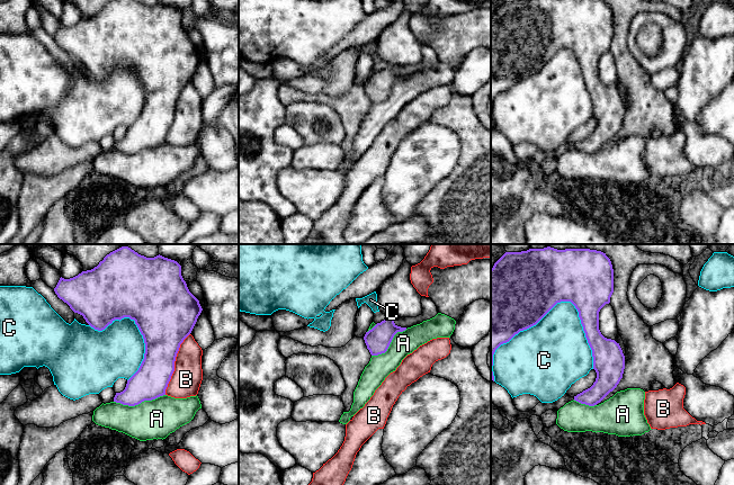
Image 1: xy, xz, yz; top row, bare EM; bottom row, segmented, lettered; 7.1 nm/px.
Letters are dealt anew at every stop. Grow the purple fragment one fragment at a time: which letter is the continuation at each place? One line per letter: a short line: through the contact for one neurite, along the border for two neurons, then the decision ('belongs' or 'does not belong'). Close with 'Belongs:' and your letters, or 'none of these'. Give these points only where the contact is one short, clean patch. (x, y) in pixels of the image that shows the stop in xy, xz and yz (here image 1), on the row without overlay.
A: line xy (164, 142), (134, 153), (114, 150); does not belong
B: does not belong
C: does not belong
Belongs: none of these

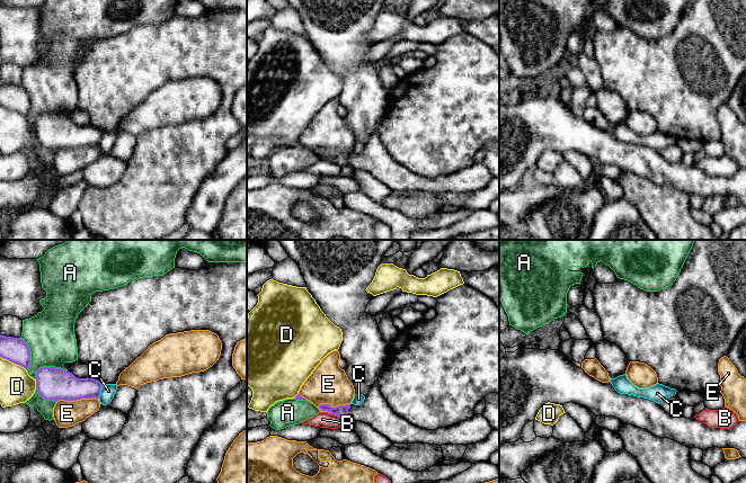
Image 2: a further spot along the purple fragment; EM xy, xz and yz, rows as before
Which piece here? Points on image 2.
A: does not belong
B: line xz (329, 161), (336, 162), (340, 167); does not belong
C: line xy (103, 132), (98, 145); does not belong
D: does not belong
E: does not belong
Belongs: none of these

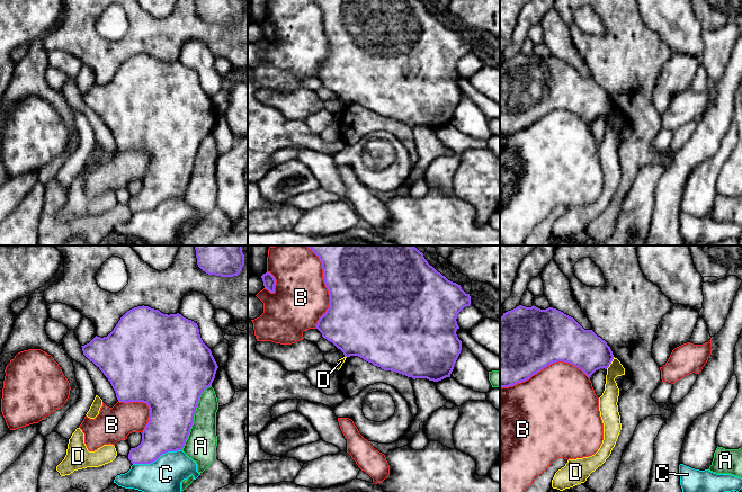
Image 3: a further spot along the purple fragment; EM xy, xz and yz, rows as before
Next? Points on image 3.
A: does not belong
B: does not belong
C: line xy (181, 197), (162, 200), (150, 211), (133, 212); does not belong
D: line yz (614, 105), (606, 116); does not belong
Belongs: none of these

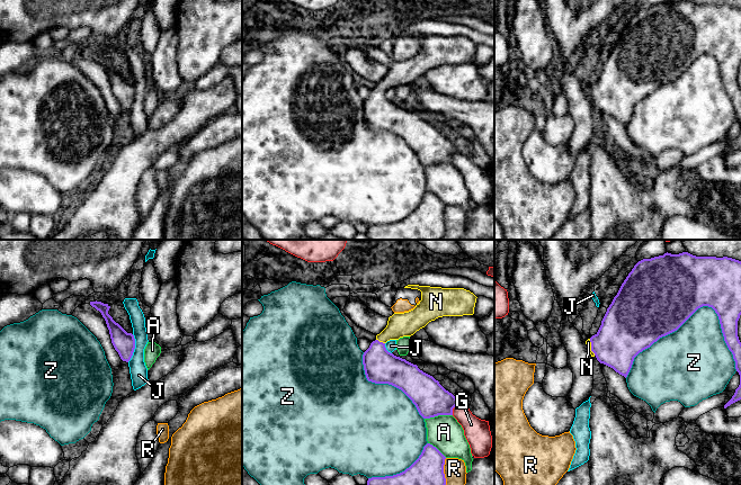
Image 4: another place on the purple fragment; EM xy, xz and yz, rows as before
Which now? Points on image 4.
A: does not belong
G: does not belong
J: does not belong
N: line xz (381, 115), (381, 90), (400, 72); belongs
R: does not belong
Z: does not belong
Belongs: N

